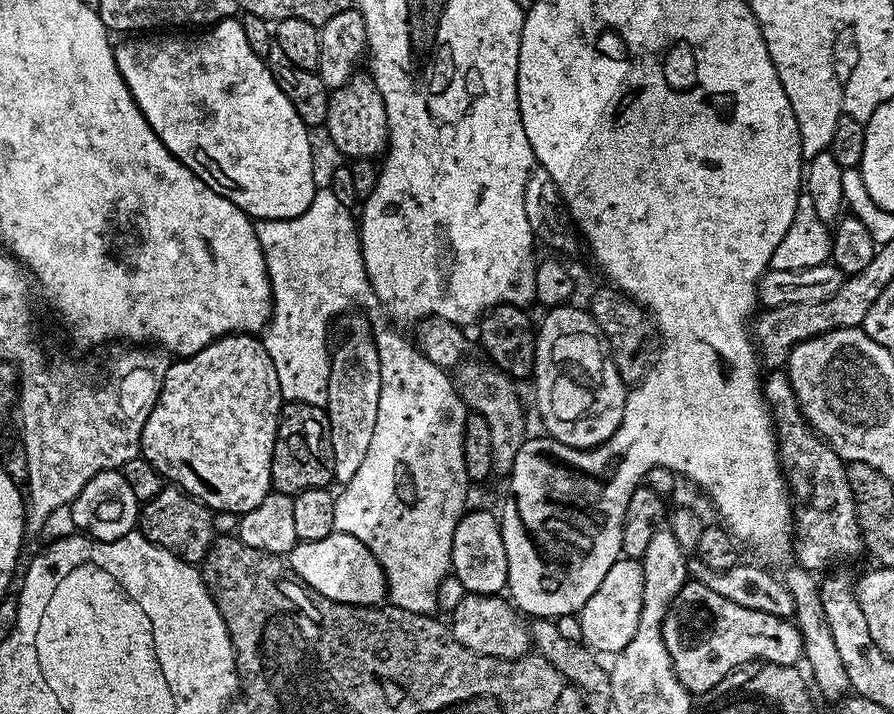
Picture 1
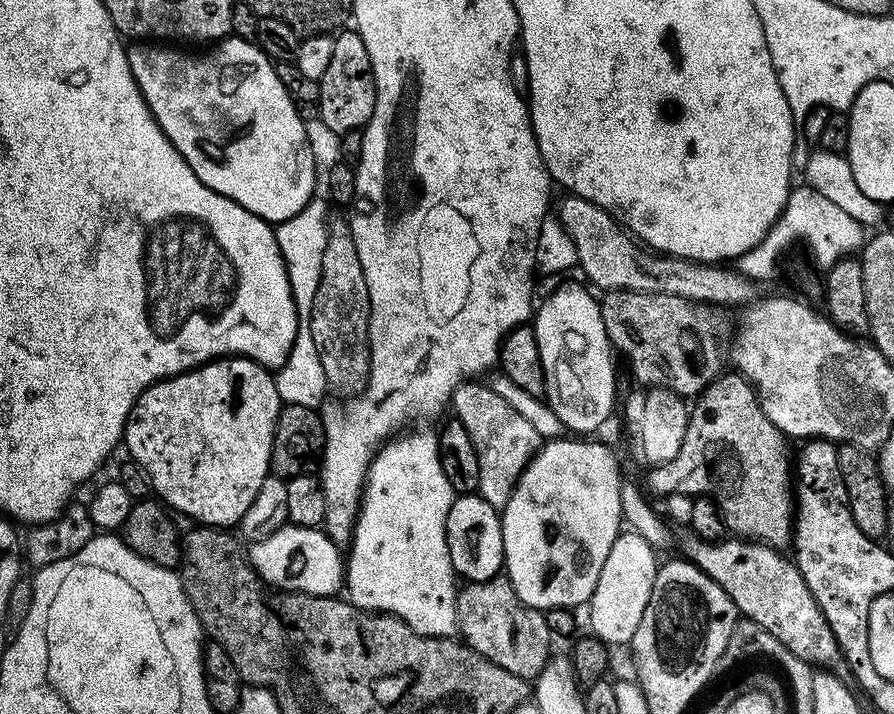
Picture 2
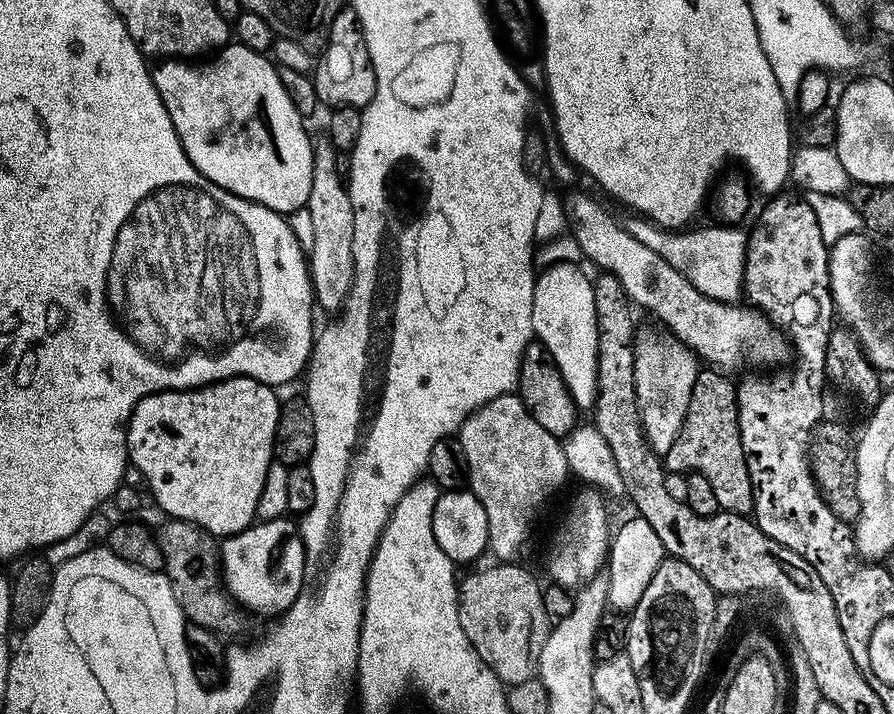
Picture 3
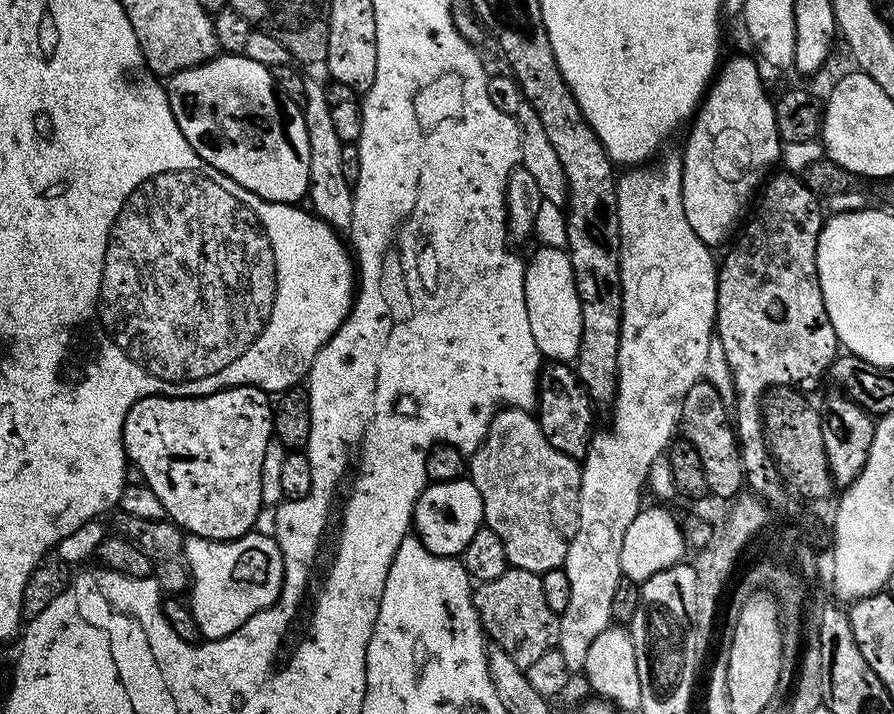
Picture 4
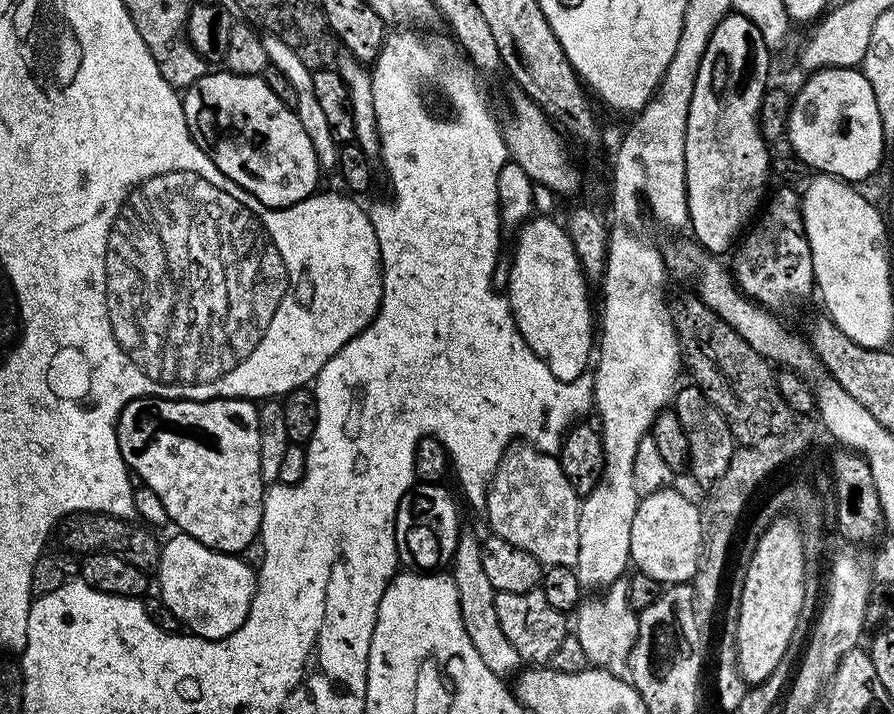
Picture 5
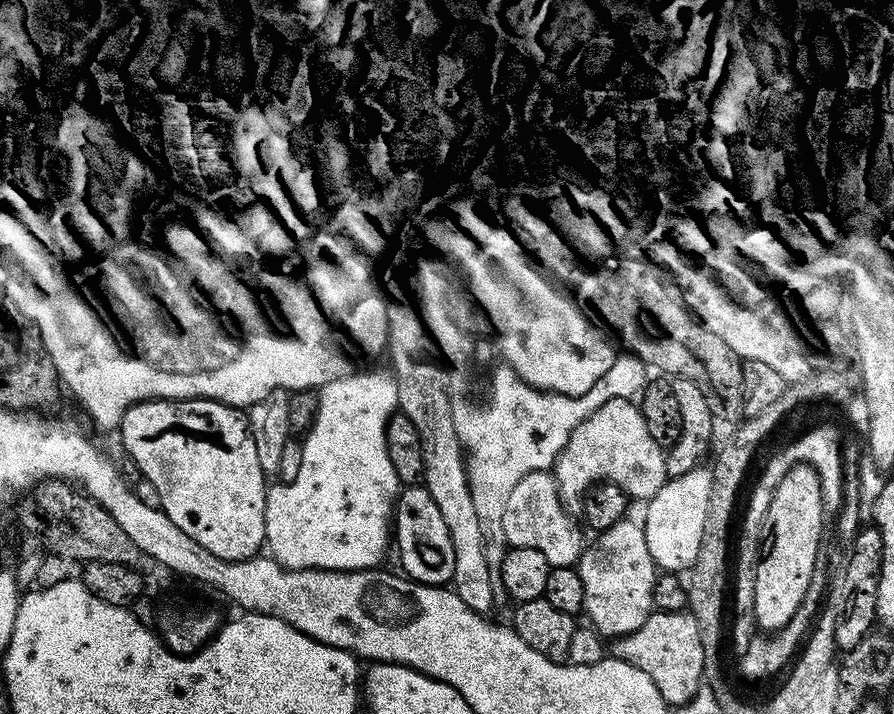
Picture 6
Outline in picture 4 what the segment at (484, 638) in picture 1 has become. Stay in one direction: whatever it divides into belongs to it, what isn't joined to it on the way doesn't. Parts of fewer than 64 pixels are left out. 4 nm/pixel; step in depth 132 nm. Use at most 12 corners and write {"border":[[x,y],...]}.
{"border":[[541,573],[475,585],[487,639],[520,668],[559,645]]}

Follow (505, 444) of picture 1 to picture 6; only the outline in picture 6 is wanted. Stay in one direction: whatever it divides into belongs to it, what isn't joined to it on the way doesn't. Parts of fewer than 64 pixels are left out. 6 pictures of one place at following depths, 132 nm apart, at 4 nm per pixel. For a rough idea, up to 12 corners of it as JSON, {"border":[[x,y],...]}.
{"border":[[551,471],[506,501],[509,549],[573,567],[586,547]]}

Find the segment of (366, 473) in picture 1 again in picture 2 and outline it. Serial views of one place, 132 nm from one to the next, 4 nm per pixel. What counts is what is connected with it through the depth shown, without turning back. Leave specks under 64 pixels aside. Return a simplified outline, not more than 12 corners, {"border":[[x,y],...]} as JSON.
{"border":[[435,431],[377,452],[346,596],[455,637],[454,493]]}

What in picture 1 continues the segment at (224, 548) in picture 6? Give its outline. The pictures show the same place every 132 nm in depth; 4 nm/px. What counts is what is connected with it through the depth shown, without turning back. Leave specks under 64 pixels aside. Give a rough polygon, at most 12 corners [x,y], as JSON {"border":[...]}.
{"border":[[263,339],[169,363],[141,457],[213,513],[273,491]]}

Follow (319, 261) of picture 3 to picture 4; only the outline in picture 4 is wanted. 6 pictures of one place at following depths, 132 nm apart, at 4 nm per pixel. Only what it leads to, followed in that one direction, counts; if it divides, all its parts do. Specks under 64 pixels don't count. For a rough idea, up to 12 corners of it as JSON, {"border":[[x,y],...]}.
{"border":[[305,79],[311,211],[352,227],[346,145],[334,131],[325,85]]}

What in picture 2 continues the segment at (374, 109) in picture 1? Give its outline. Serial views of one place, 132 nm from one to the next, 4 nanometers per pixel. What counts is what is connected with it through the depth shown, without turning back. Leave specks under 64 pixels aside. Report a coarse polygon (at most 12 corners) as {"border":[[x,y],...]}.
{"border":[[335,33],[319,82],[319,123],[360,132],[374,114],[370,50]]}

